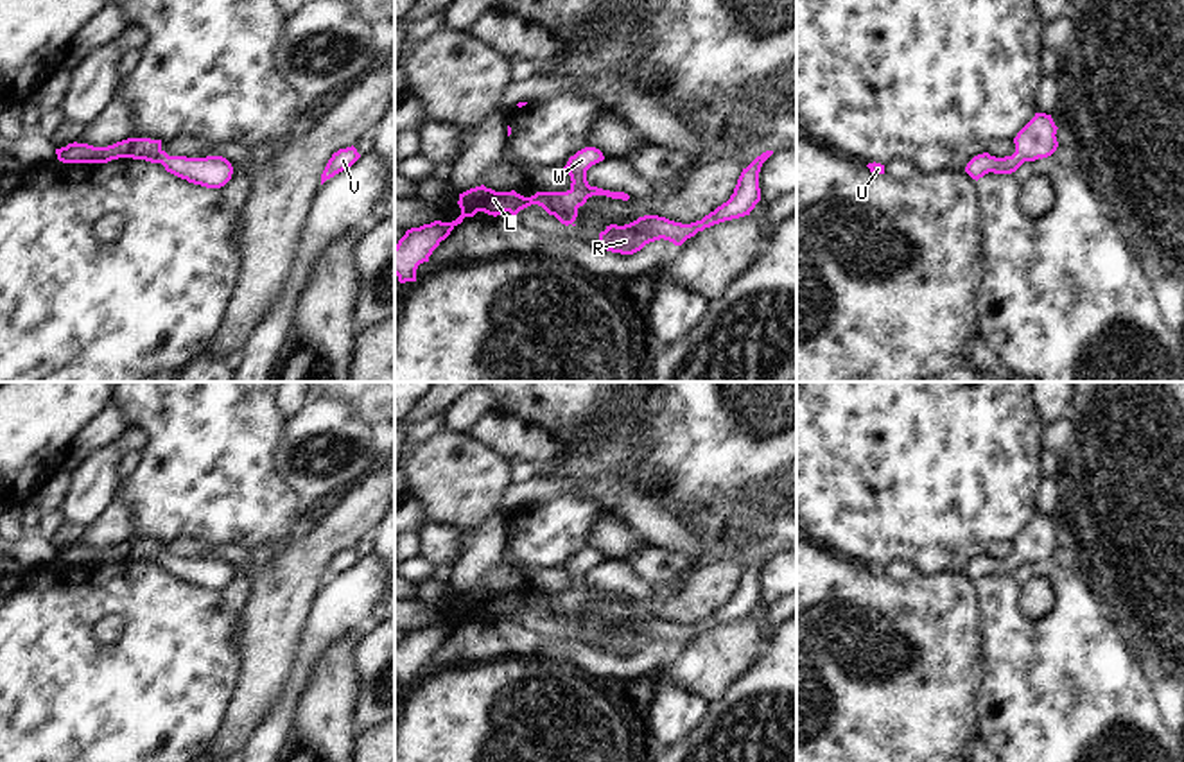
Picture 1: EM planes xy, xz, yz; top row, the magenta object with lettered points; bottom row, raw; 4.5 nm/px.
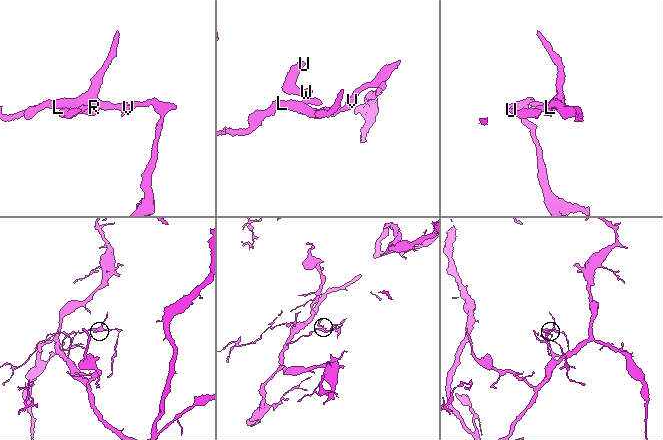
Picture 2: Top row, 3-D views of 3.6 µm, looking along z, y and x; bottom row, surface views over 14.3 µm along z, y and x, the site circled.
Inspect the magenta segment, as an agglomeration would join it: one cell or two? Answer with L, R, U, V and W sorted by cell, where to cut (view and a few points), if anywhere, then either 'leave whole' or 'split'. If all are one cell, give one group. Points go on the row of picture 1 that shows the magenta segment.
L R U V W; no cut; leave whole

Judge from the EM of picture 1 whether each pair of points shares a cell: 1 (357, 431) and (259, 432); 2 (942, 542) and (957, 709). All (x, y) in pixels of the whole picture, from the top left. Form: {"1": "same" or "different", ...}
{"1": "different", "2": "different"}

